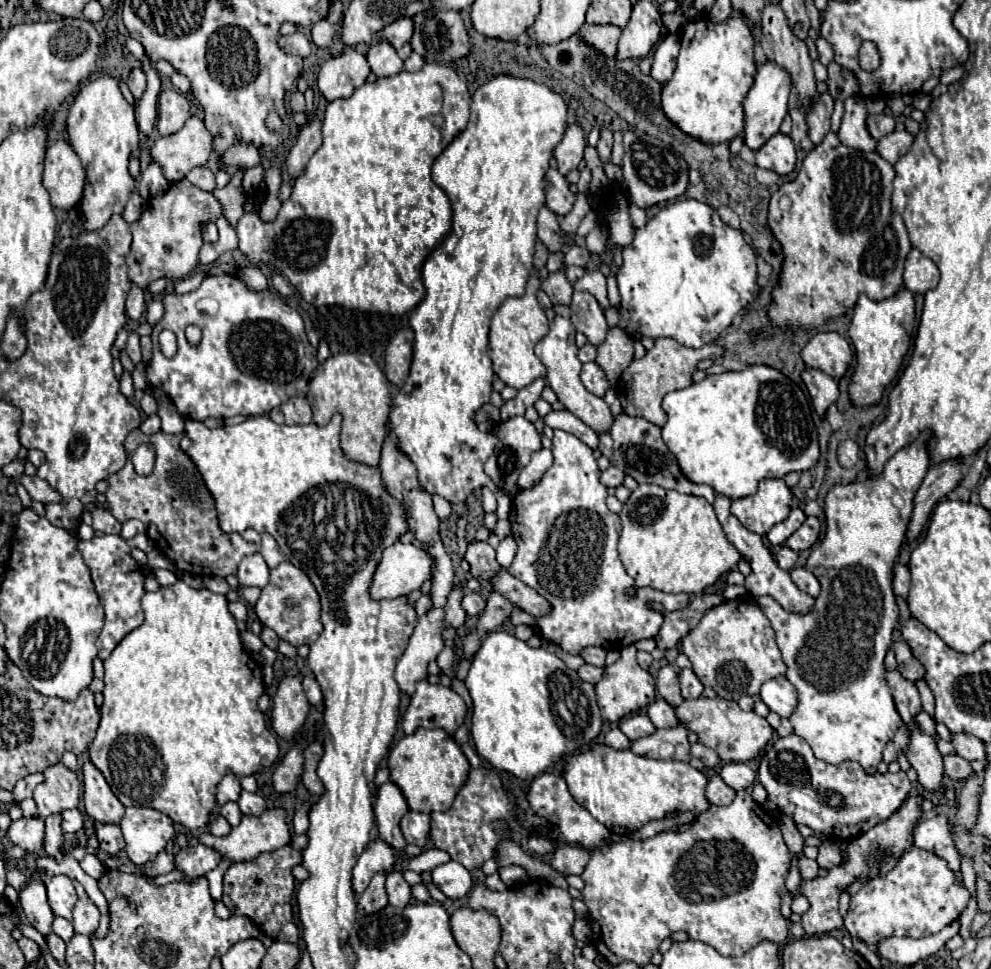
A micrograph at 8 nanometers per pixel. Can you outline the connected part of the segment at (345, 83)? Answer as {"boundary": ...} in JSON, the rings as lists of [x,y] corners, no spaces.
{"boundary":[[[349,48],[321,66],[319,90],[329,102],[349,98],[359,86],[365,84],[369,72],[371,68],[367,64],[367,58]]]}

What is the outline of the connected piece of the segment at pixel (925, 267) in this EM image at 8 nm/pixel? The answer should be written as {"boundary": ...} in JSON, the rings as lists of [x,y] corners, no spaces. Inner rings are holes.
{"boundary":[[[913,248],[905,260],[905,274],[903,274],[905,288],[915,294],[925,294],[927,290],[935,288],[939,282],[939,268],[927,256],[923,256],[917,248]]]}

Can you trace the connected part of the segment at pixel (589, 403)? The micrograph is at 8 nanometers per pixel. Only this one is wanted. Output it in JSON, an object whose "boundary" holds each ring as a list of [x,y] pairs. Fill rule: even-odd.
{"boundary":[[[557,316],[551,322],[551,330],[549,334],[537,344],[535,354],[541,358],[541,362],[547,368],[547,382],[553,388],[553,392],[557,394],[557,398],[565,404],[565,408],[569,412],[575,412],[575,416],[579,416],[587,426],[591,426],[597,434],[607,432],[609,426],[613,424],[613,416],[609,406],[605,404],[603,398],[587,392],[587,388],[583,386],[583,382],[579,380],[579,372],[581,372],[581,360],[577,358],[577,346],[575,346],[575,328],[571,324],[569,318]]]}

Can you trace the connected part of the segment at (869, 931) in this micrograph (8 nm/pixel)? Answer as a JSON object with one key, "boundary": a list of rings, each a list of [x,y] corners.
{"boundary":[[[909,848],[897,866],[879,878],[873,878],[861,886],[851,898],[849,912],[845,916],[845,928],[851,936],[867,942],[869,946],[879,944],[885,938],[923,938],[939,932],[961,916],[969,900],[969,890],[951,876],[951,870],[939,856],[923,852],[921,848]]]}

